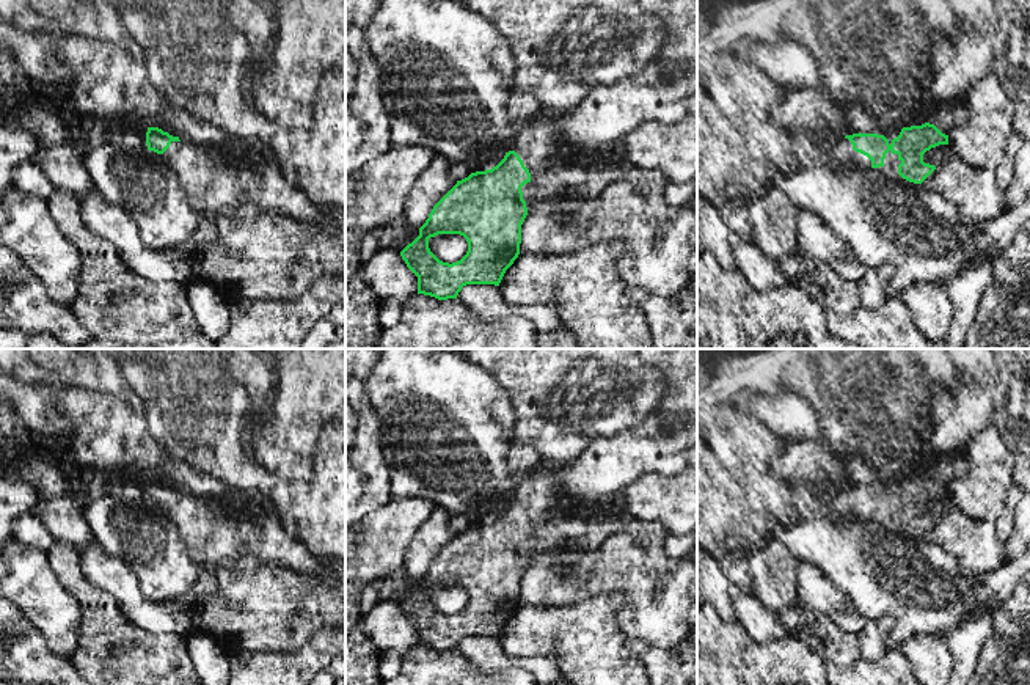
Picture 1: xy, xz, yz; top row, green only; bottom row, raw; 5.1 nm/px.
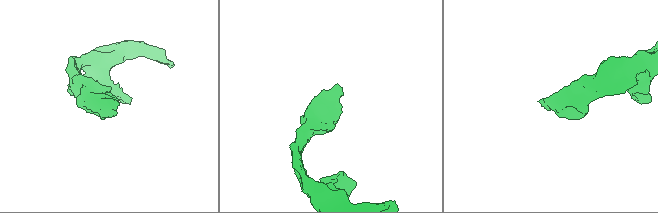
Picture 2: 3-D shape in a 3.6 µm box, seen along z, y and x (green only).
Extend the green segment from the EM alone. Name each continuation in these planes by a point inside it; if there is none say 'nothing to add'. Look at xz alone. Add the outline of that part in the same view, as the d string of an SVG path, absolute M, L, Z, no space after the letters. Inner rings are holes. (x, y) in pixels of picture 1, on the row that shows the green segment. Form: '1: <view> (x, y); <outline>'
1: xz (540, 146); M550 118L517 129L512 151L523 160L531 179L543 179L548 173L578 170L578 152L564 141Z

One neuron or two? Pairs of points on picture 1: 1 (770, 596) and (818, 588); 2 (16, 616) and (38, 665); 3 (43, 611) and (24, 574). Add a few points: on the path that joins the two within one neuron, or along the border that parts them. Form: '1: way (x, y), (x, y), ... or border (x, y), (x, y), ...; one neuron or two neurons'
1: border (799, 561), (795, 571), (798, 604); two neurons
2: way (16, 629), (18, 644), (25, 652); one neuron
3: way (43, 602), (30, 583); one neuron

